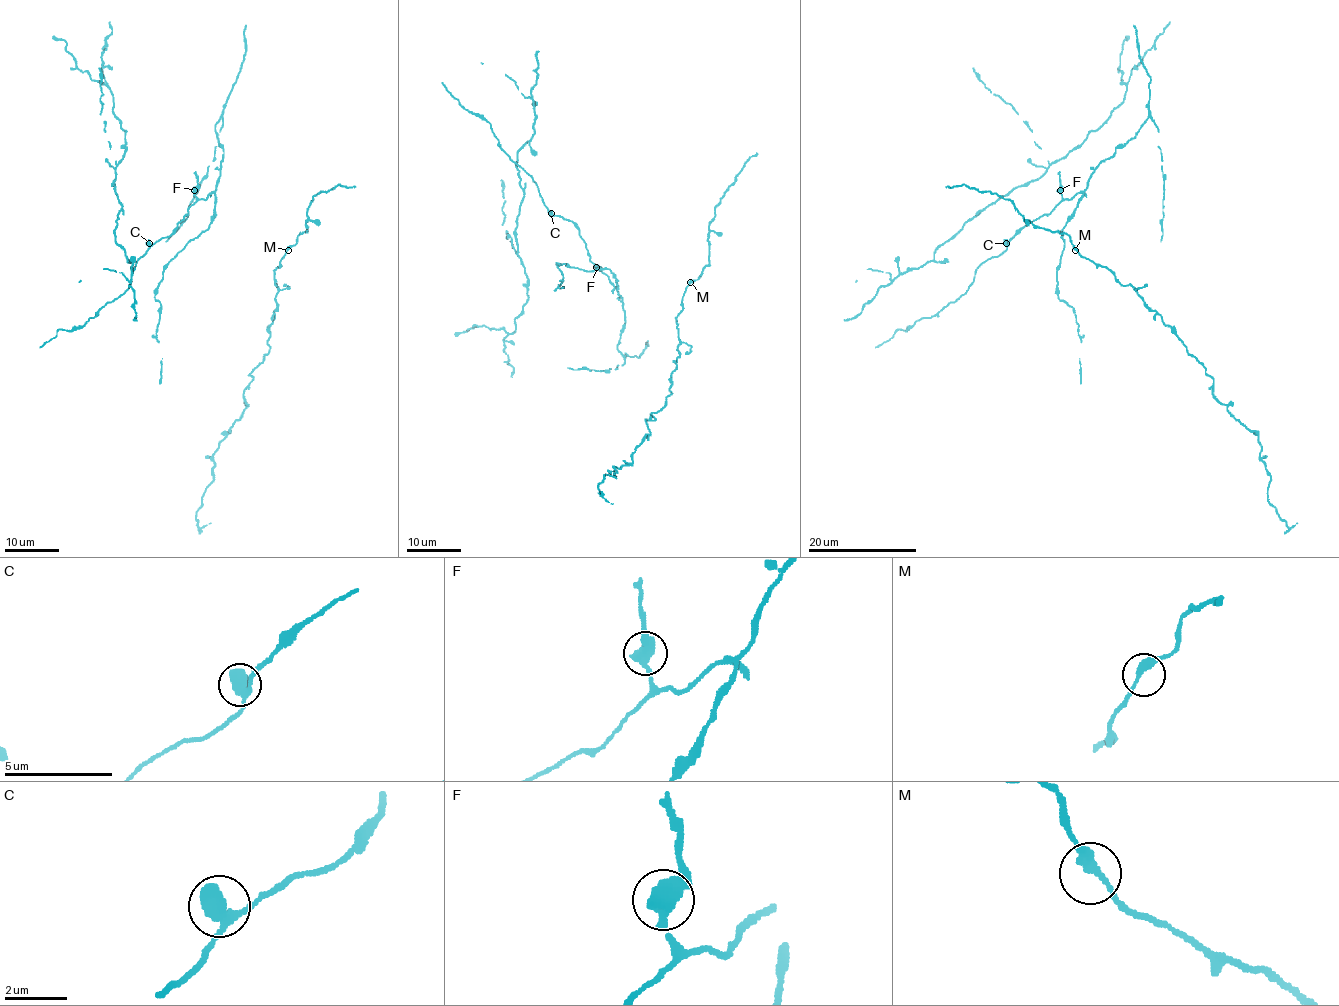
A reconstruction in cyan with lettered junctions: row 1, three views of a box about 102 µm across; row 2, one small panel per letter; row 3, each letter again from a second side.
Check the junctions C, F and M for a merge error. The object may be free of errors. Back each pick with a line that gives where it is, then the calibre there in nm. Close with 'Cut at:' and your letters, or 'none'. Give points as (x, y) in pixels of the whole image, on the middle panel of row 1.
F: at (596, 267); 500 nm thick
Cut at: F

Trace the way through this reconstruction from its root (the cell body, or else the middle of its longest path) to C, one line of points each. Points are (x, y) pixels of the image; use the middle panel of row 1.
C: (600, 270), (590, 260), (579, 229), (570, 220), (551, 213)

